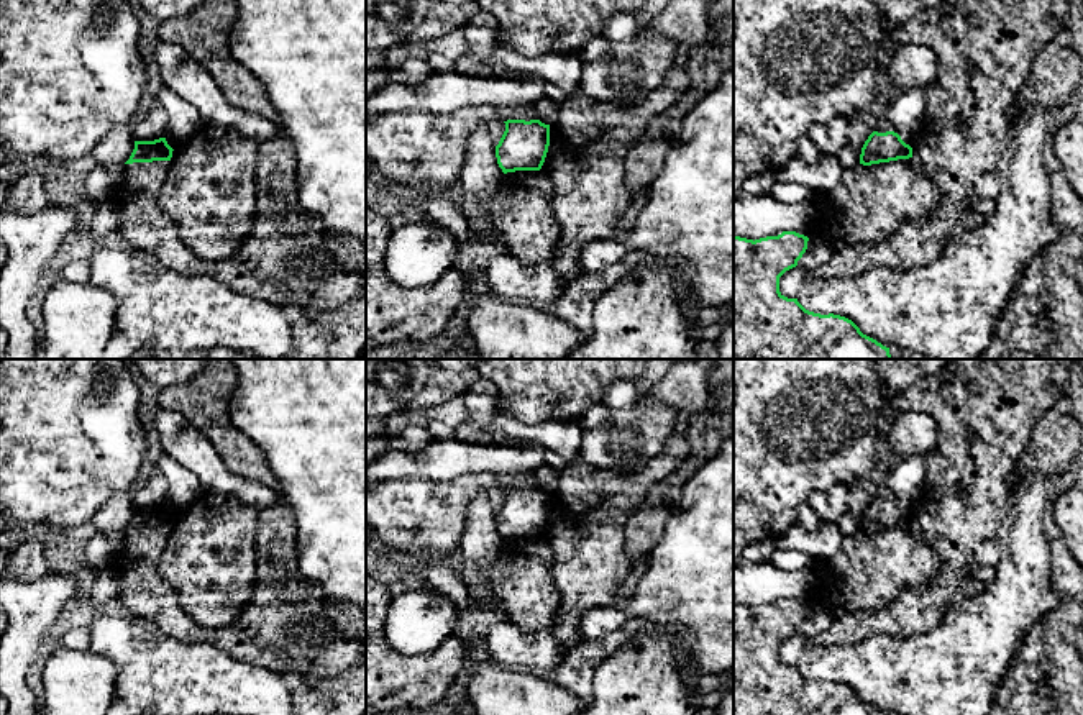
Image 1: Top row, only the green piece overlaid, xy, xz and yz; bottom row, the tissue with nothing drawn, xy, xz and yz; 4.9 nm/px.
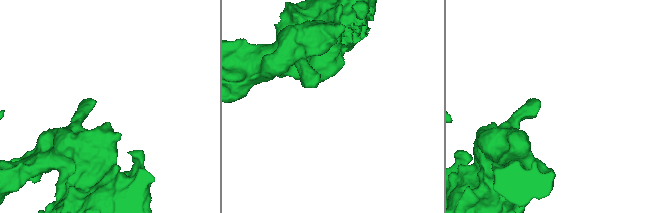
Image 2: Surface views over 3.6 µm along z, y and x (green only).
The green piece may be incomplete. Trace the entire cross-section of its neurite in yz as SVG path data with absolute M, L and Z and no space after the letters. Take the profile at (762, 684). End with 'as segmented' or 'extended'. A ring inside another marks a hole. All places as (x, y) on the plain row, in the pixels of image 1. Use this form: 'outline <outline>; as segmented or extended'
outline M783 599L755 608L733 603L733 715L886 715L863 702L852 687L834 681L809 679L797 666L788 666L779 659L779 644L797 633L807 617L807 608L807 603L796 599Z; as segmented

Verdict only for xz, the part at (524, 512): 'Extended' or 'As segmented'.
As segmented

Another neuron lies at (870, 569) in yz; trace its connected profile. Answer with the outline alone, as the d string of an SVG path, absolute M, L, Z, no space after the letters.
M917 525L871 533L857 531L842 538L840 549L829 559L814 559L809 603L827 608L834 618L886 608L902 589L921 587L940 572L935 549L921 536Z

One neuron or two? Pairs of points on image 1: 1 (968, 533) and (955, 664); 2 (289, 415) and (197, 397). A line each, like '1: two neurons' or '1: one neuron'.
1: two neurons
2: two neurons

